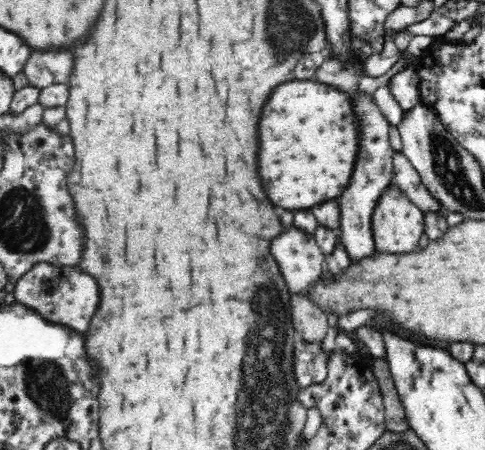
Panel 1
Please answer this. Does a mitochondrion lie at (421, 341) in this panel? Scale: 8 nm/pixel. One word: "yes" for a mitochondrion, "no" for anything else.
no

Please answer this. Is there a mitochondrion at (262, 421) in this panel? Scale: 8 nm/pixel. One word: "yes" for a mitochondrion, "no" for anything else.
yes

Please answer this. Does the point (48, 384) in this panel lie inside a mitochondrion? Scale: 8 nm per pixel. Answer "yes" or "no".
yes

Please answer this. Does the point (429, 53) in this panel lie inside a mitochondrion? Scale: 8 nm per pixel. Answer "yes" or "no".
no

